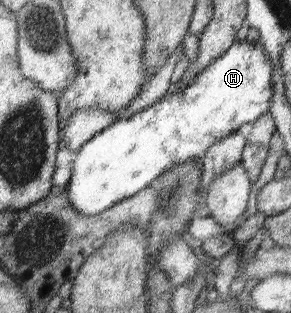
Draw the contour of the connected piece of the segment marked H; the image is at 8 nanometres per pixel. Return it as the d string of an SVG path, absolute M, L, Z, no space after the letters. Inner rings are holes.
M236 40L216 61L210 63L188 87L172 90L166 97L140 110L128 119L116 120L110 127L91 137L74 159L66 196L71 206L82 215L98 215L120 201L133 197L153 185L173 165L202 158L205 149L216 140L238 130L244 123L255 122L267 114L273 96L273 73L268 55L260 40Z

